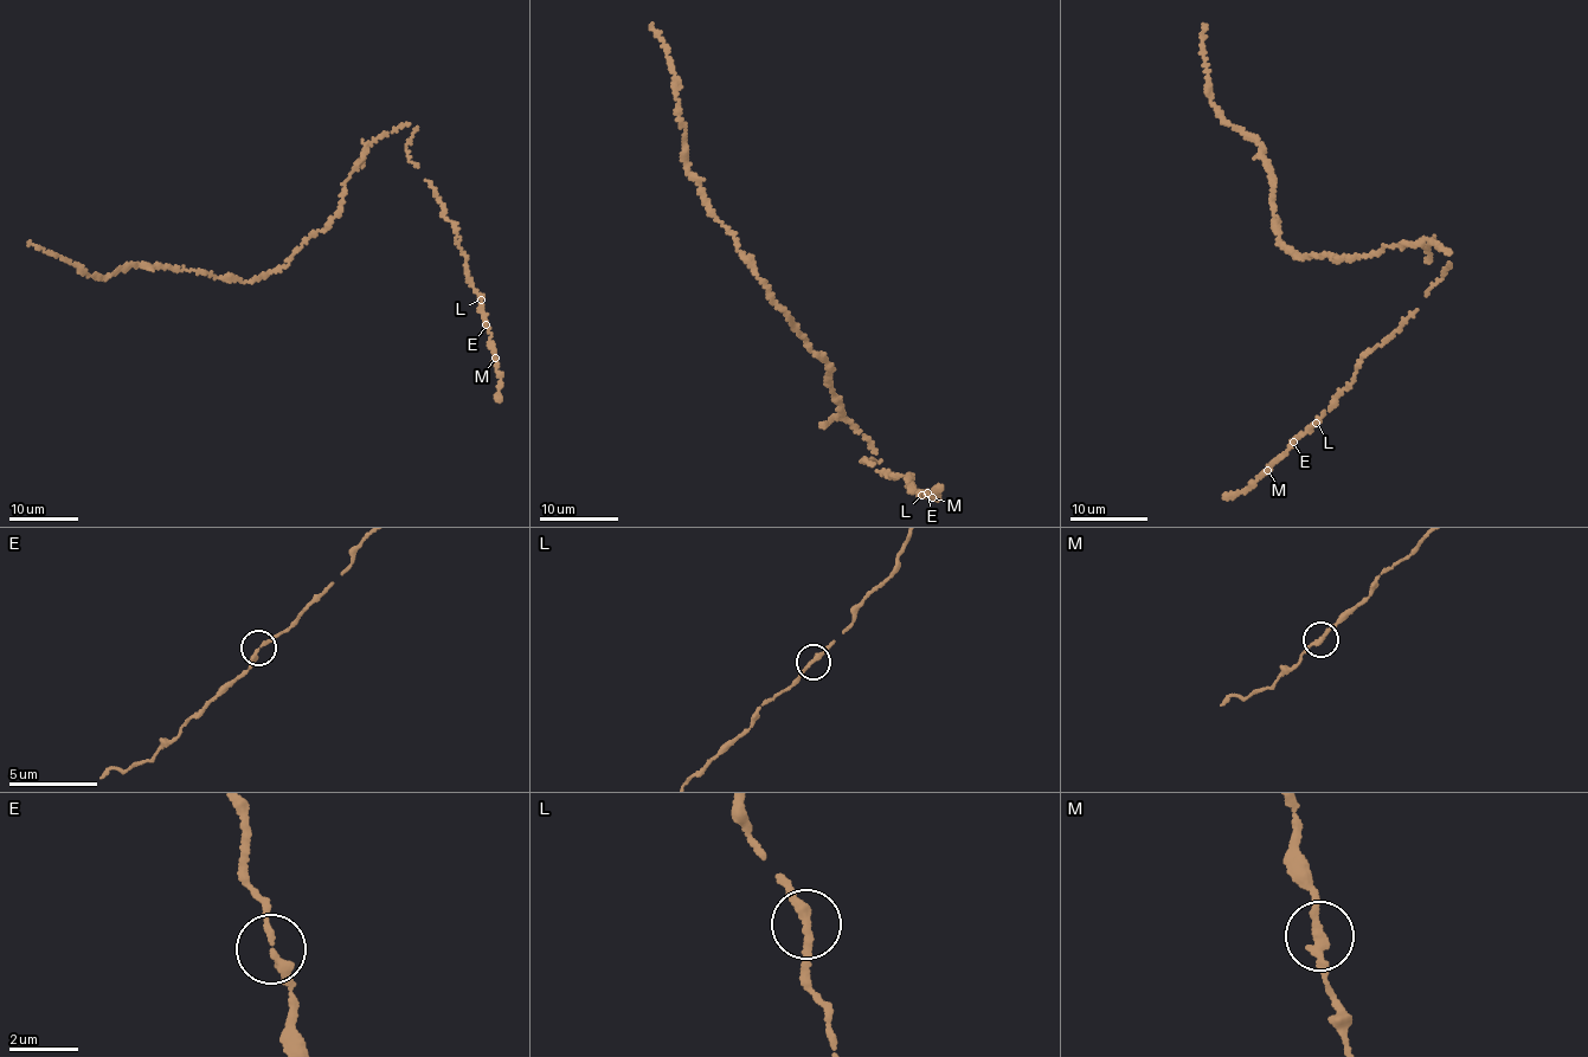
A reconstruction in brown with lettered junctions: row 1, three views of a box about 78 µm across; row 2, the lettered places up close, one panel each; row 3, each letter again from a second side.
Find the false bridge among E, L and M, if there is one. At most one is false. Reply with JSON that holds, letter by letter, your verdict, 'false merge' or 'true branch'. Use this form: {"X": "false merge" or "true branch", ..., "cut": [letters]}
{"E": "true branch", "L": "true branch", "M": "false merge", "cut": ["M"]}

